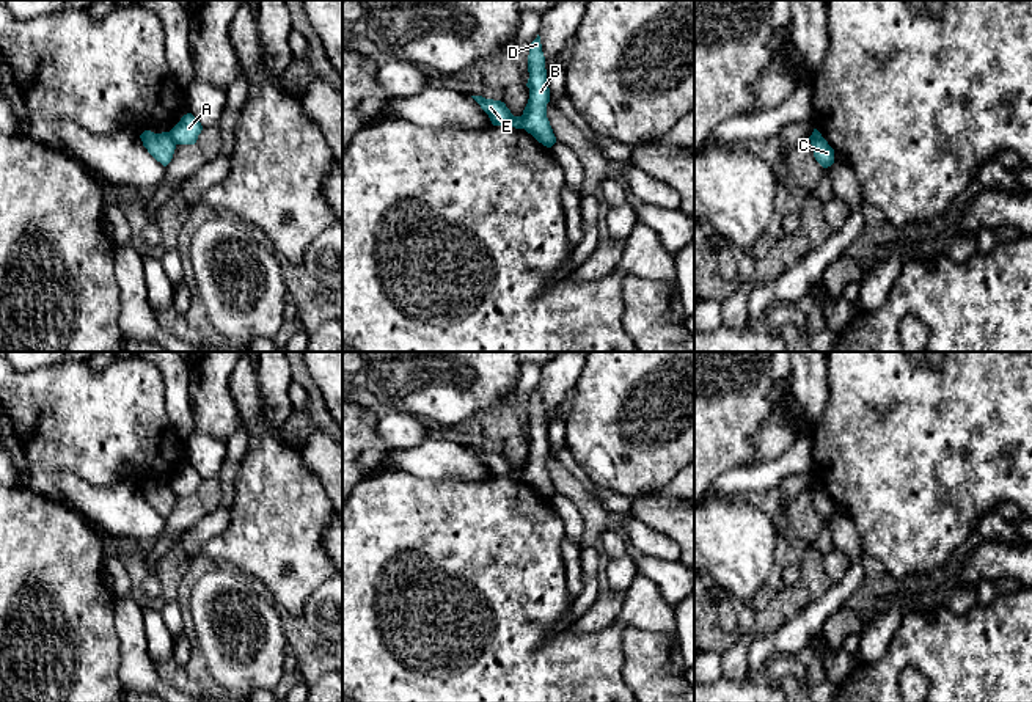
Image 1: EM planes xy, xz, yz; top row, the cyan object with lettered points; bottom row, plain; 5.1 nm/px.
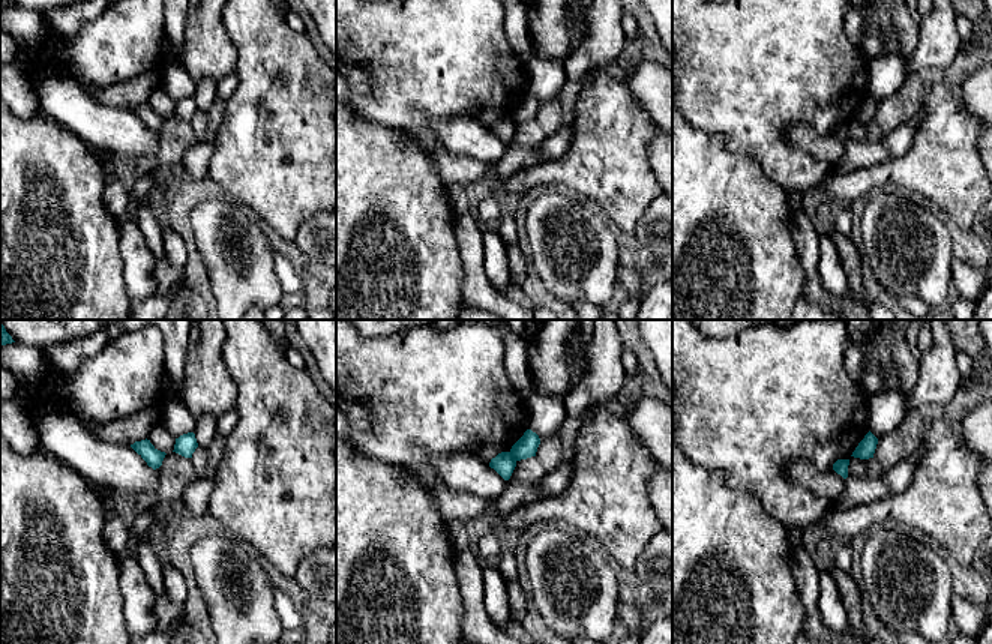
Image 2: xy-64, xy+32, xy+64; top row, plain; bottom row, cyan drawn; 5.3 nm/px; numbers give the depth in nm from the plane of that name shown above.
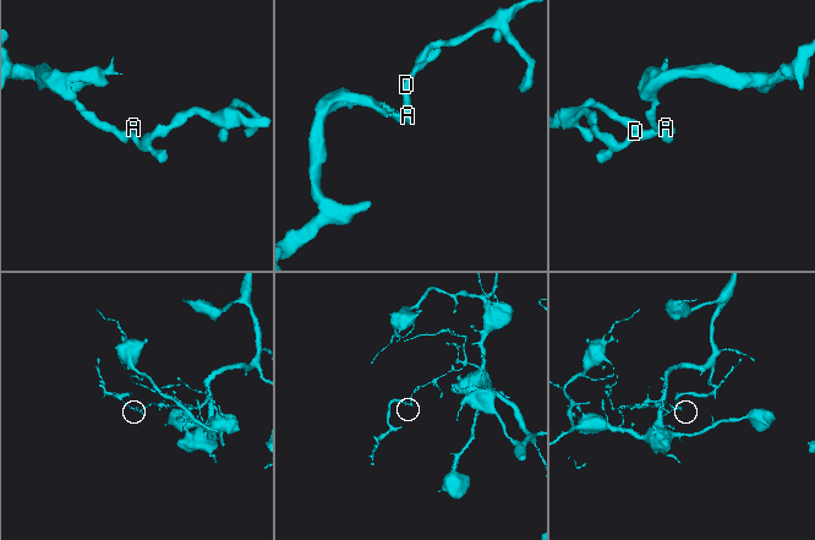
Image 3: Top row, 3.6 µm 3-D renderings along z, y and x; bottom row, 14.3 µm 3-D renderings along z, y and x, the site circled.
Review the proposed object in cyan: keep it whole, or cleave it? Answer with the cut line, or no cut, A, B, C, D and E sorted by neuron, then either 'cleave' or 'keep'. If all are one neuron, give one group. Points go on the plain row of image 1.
xy (167, 484), (176, 495) | A B D / C E | cleave

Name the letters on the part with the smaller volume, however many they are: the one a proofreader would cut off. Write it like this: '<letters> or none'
C, E

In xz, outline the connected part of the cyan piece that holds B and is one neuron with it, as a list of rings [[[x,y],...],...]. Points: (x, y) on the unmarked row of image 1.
[[[540,388],[531,394],[528,407],[529,451],[521,466],[523,481],[539,495],[551,499],[556,488],[547,470],[547,455],[550,454],[550,440],[547,433],[545,408],[542,404]]]

